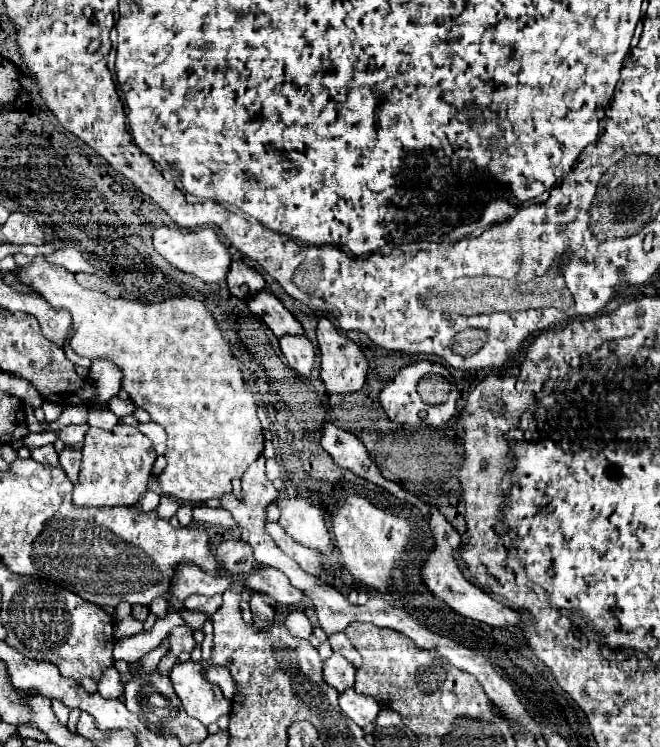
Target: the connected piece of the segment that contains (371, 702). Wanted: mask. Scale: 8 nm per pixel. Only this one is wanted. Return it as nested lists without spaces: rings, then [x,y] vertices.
[[[354,687],[344,691],[338,697],[338,701],[340,701],[340,709],[360,727],[366,727],[368,723],[372,723],[380,711],[380,705],[376,703],[376,699],[356,693]]]

